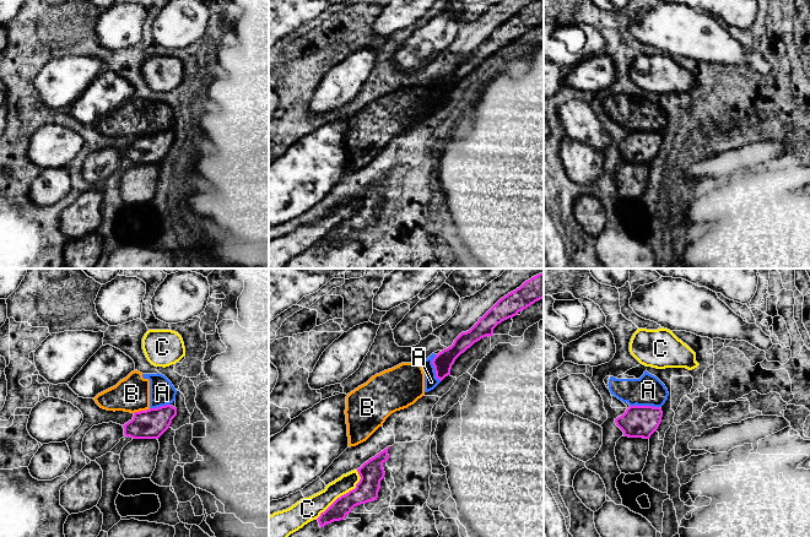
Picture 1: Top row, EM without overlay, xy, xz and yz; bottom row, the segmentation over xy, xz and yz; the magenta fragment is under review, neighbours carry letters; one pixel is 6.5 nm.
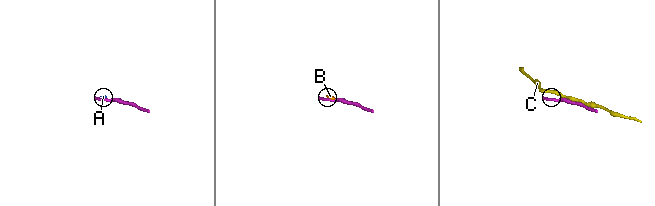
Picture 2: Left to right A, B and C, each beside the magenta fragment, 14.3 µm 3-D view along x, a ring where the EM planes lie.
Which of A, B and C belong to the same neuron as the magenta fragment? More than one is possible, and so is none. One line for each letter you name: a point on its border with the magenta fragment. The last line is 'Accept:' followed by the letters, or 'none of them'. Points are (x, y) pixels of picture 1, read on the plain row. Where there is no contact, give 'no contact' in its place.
Accept: none of them

